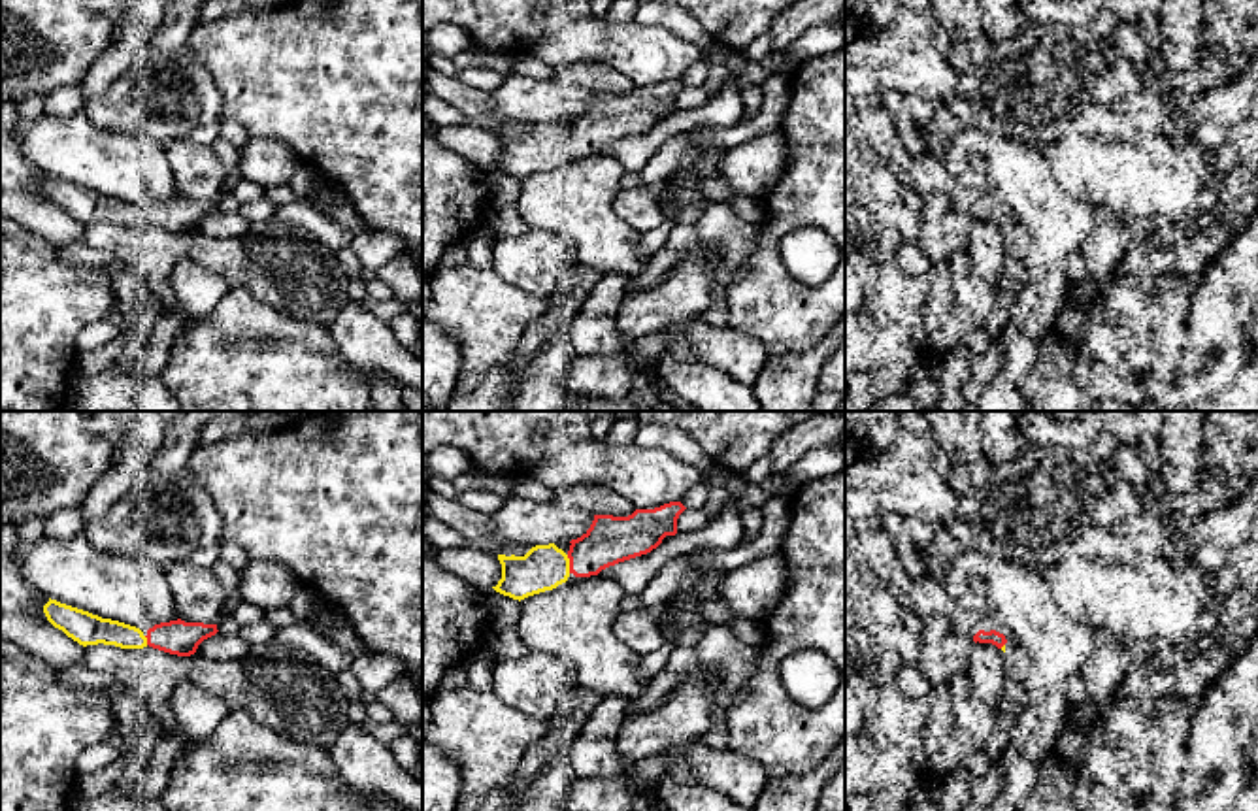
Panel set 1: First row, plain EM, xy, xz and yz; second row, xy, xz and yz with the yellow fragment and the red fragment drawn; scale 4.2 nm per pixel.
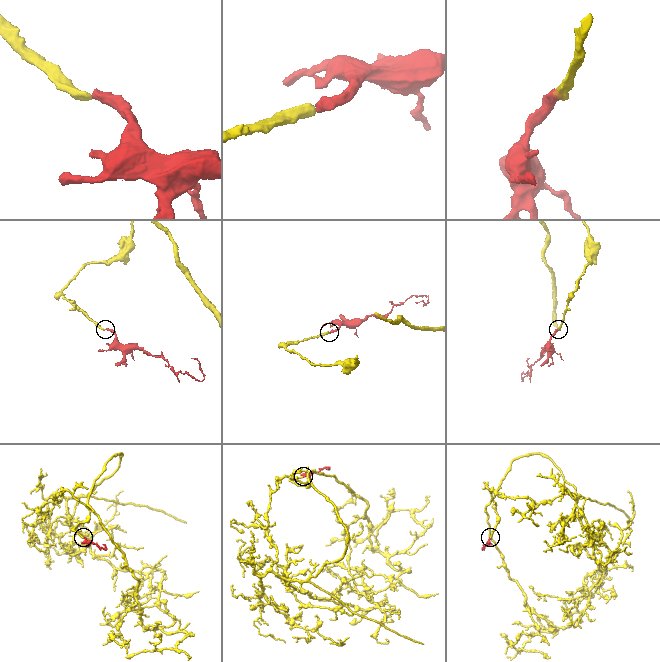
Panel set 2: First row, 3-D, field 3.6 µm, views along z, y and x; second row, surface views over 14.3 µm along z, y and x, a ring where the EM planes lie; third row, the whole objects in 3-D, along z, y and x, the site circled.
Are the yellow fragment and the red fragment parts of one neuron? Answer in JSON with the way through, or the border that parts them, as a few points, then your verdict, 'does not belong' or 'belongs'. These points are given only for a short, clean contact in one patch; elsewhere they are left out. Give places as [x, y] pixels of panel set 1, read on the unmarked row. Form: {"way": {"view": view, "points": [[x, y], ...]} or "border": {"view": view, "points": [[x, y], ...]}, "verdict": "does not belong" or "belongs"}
{"verdict": "belongs"}

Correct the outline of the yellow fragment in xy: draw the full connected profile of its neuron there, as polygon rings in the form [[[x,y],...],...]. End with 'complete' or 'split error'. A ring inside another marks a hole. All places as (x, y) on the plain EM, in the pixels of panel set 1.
[[[51,177],[43,183],[47,198],[79,223],[115,223],[121,226],[153,224],[177,234],[190,234],[198,223],[215,213],[217,202],[185,200],[181,196],[160,200],[145,211],[130,202],[102,196],[89,189]]] | split error

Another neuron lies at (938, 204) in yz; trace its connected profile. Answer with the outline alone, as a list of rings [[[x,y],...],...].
[[[934,192],[924,198],[924,206],[920,207],[920,219],[924,224],[935,224],[941,217],[951,209],[949,194]]]

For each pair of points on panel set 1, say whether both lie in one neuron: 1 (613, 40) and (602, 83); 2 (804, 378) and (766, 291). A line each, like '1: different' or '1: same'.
1: different
2: different

